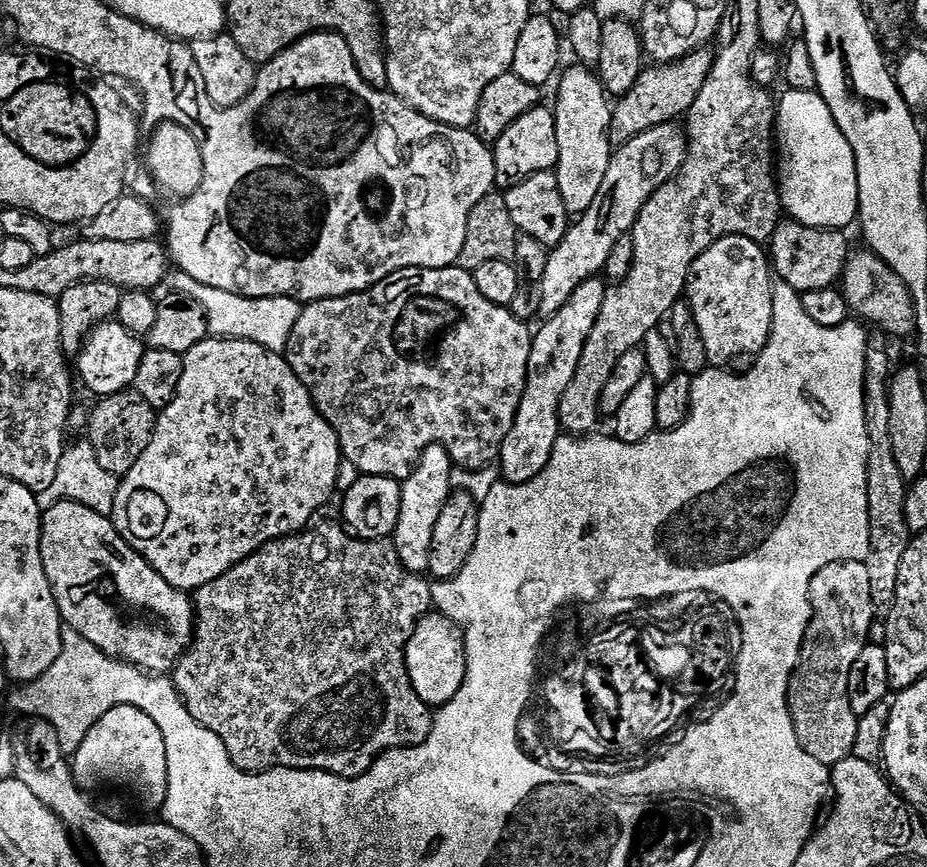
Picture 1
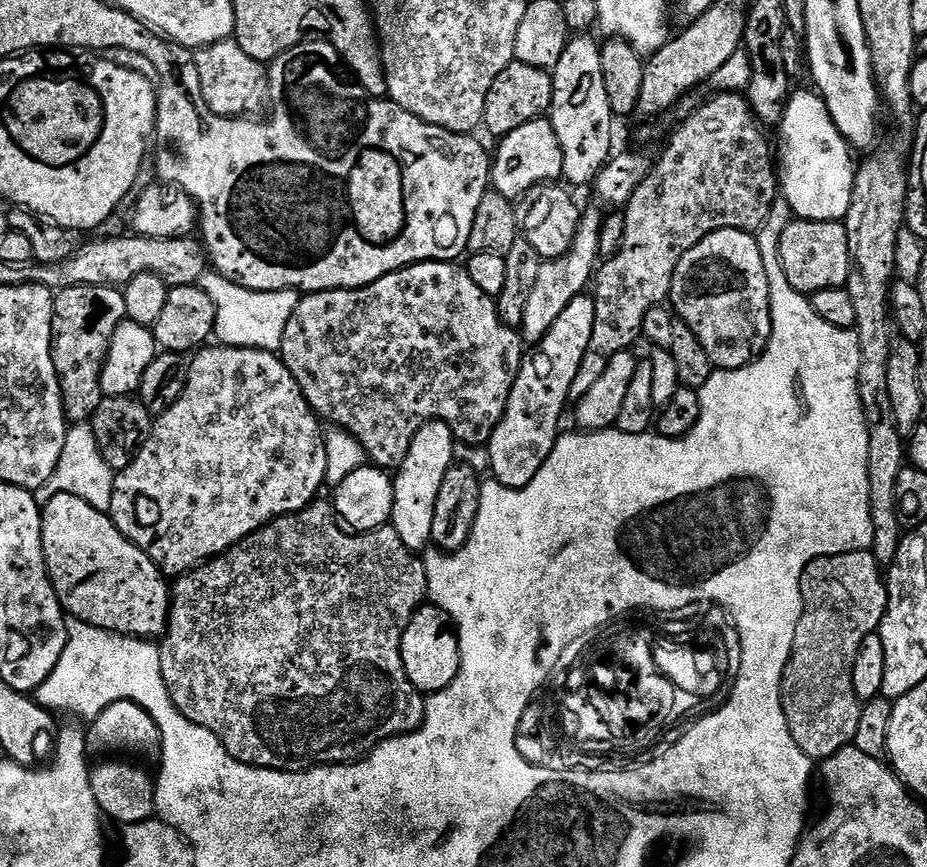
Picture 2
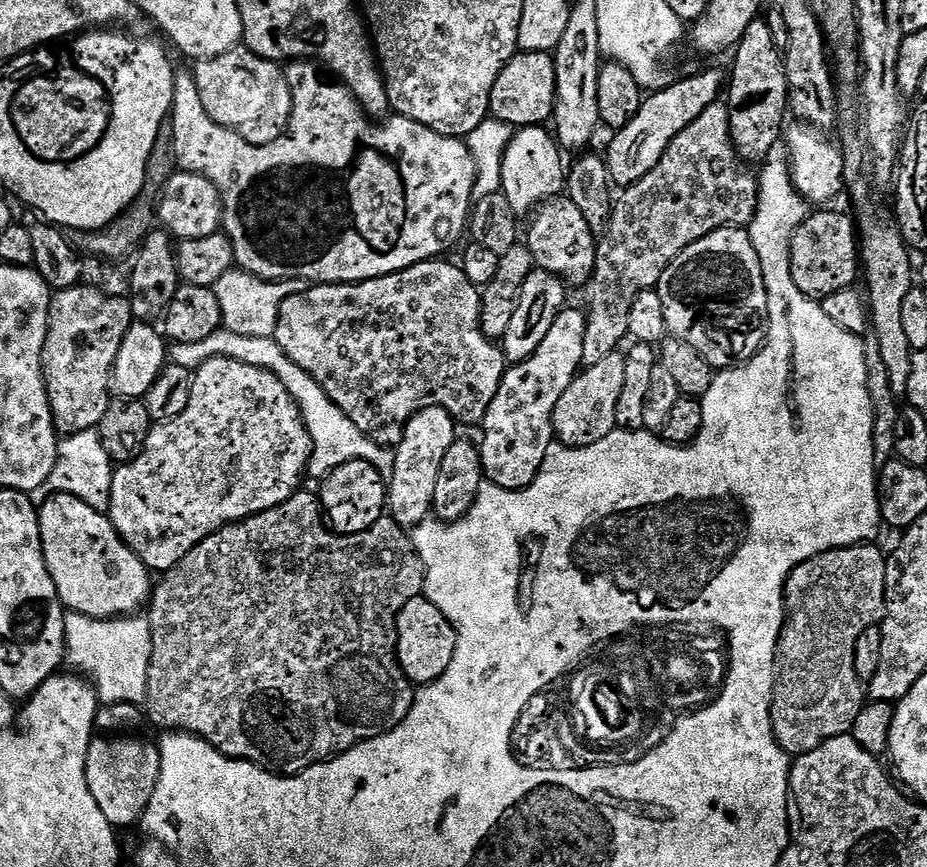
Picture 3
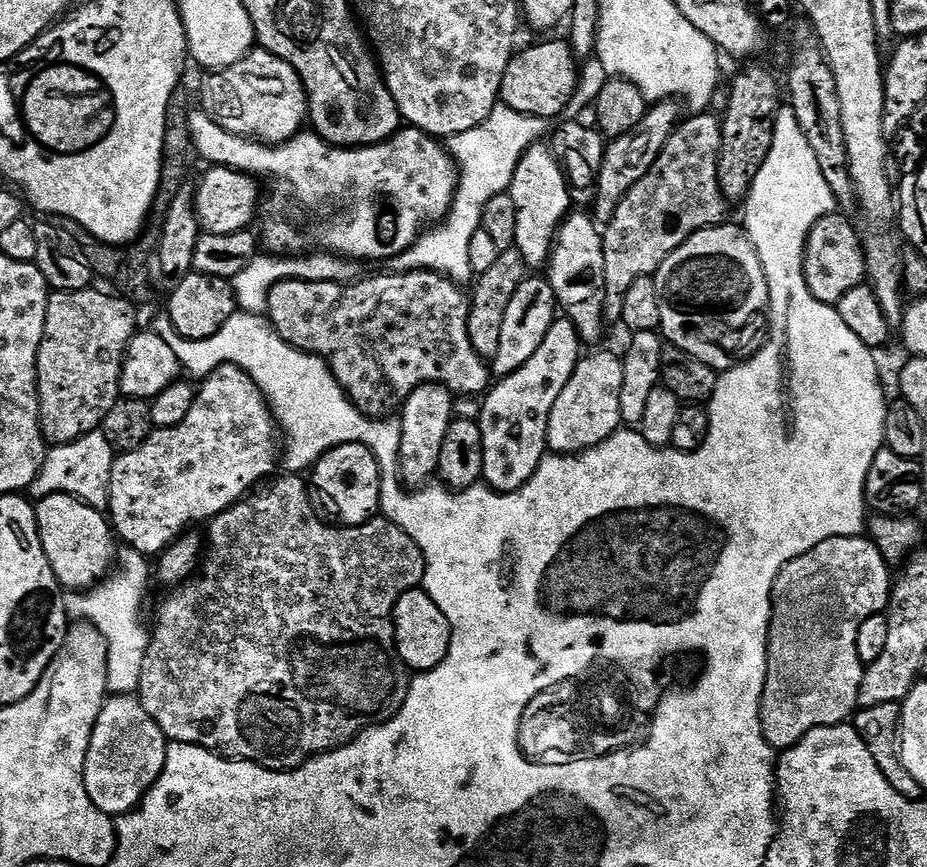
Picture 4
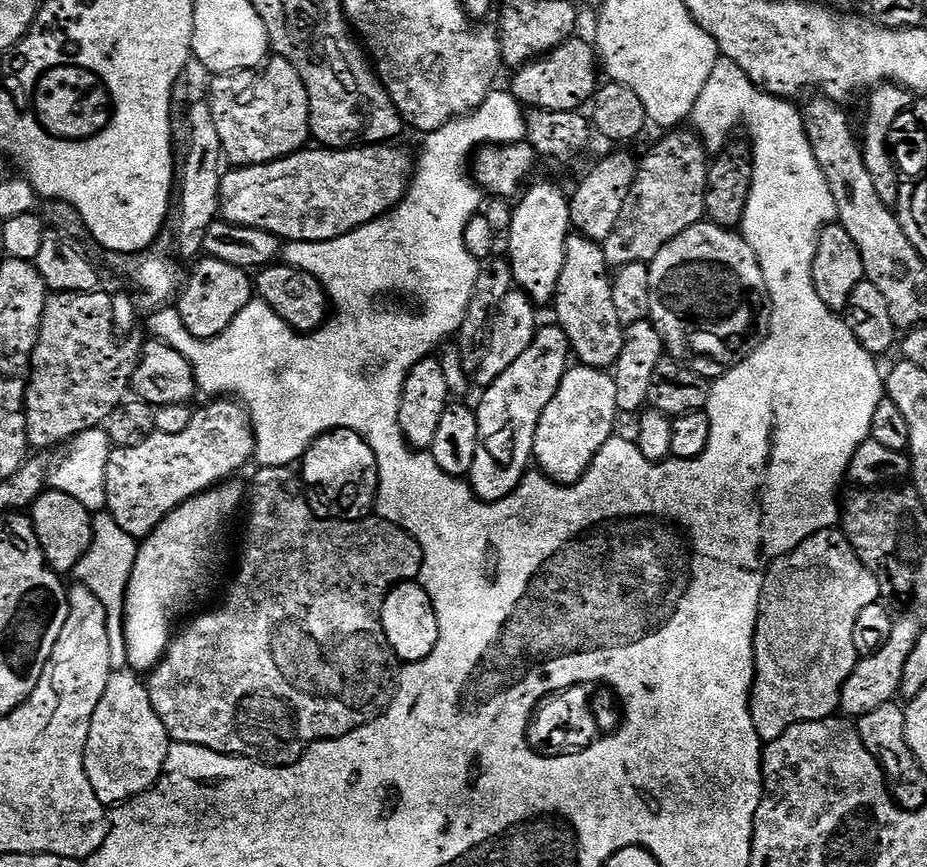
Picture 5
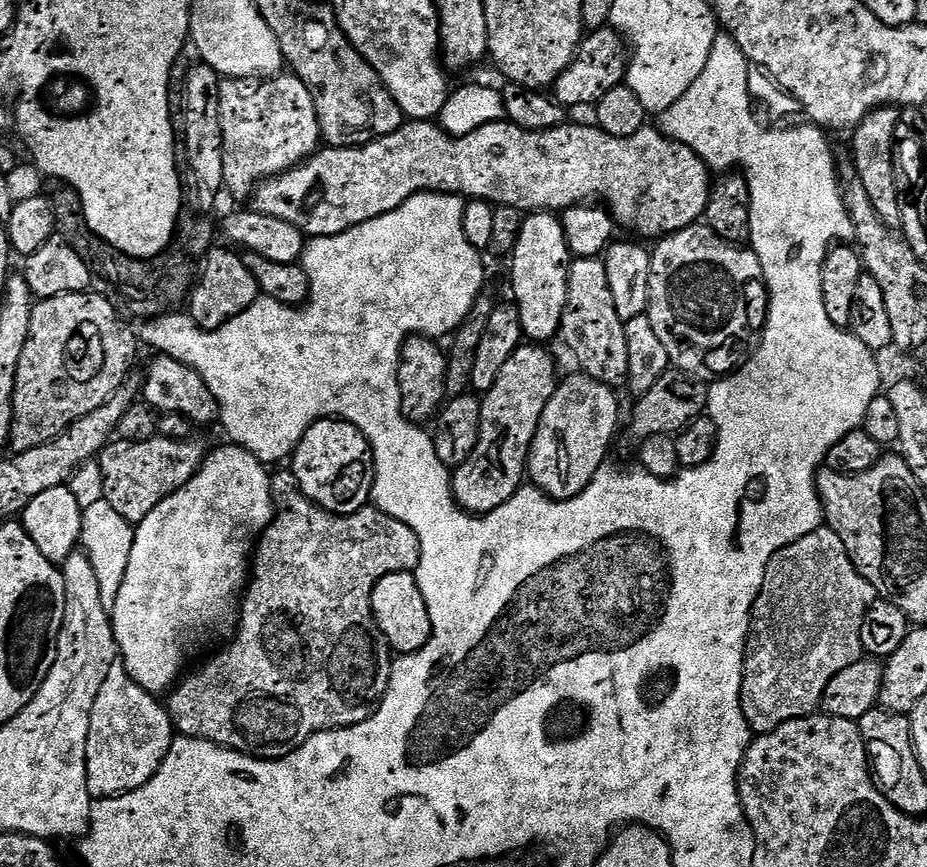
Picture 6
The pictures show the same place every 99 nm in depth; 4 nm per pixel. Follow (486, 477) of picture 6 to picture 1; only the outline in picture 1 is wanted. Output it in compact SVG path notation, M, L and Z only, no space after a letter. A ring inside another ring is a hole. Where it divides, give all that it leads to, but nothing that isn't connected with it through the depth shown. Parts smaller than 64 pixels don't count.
M593 278L582 282L582 286L578 286L578 290L570 294L562 310L558 310L558 314L547 317L543 321L544 325L538 330L535 329L522 402L518 406L514 426L510 426L510 434L506 434L506 442L502 442L498 461L500 475L507 483L530 482L538 478L538 474L542 474L542 470L550 462L554 442L562 435L558 406L562 402L562 394L566 394L566 386L570 386L570 378L574 378L574 370L578 366L582 346L586 346L586 338L590 338L590 330L594 330L598 310L602 310L605 291L606 284L603 279Z

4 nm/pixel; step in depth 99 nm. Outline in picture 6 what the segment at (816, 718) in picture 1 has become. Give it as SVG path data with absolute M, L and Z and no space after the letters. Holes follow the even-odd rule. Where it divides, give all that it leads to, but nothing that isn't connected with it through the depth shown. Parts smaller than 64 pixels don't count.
M821 526L770 558L762 590L752 607L752 625L748 631L742 674L742 714L753 733L773 732L779 724L811 716L823 705L830 678L842 674L846 666L854 666L854 662L865 655L862 622L866 610L870 610L877 598L874 586L858 574L846 546L842 546L842 538L838 538L833 528Z

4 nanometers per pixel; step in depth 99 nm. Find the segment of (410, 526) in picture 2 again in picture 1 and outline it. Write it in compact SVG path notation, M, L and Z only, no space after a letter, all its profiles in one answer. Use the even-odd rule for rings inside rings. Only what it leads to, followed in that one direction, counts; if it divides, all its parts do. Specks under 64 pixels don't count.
M432 444L420 455L420 459L416 461L411 471L403 477L400 486L402 510L398 514L394 543L398 558L402 566L406 566L406 570L417 574L428 572L434 525L438 522L438 514L442 514L442 506L454 491L454 485L451 482L453 467L448 451L440 444Z

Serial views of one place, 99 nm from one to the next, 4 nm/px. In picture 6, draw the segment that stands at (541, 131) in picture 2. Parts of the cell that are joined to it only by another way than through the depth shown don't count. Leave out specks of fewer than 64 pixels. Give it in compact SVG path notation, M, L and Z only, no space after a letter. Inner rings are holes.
M533 212L524 216L524 225L510 257L512 296L522 318L522 330L532 342L557 339L562 314L568 301L568 269L574 257L569 252L563 222L551 212Z

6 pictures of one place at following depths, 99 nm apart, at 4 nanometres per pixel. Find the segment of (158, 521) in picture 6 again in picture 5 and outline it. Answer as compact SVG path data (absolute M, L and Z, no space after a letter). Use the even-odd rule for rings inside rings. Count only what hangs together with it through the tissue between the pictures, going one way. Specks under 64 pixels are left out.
M233 478L182 502L136 549L134 570L124 595L124 641L127 667L147 674L164 657L173 638L172 620L176 620L203 590L216 568L224 527L246 504L246 488Z

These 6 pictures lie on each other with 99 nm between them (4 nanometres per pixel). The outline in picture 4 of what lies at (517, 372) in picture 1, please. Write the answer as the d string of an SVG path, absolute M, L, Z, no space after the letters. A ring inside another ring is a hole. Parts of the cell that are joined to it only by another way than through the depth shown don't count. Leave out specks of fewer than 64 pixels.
M392 270L389 272L389 276L372 276L369 280L357 279L355 282L344 283L319 278L283 280L282 282L278 282L278 286L274 286L274 290L270 290L266 319L272 323L274 330L287 344L303 352L310 352L314 356L320 356L325 360L328 363L328 367L332 369L334 378L342 386L344 393L347 394L348 399L351 400L354 407L364 416L371 416L373 418L391 417L403 405L404 399L414 390L418 390L418 386L422 386L423 384L442 384L457 397L476 395L479 397L489 387L490 368L485 360L476 353L474 346L470 342L470 334L468 333L469 293L461 285L457 284L455 280L441 276L438 272L427 270L418 272L398 272Z

